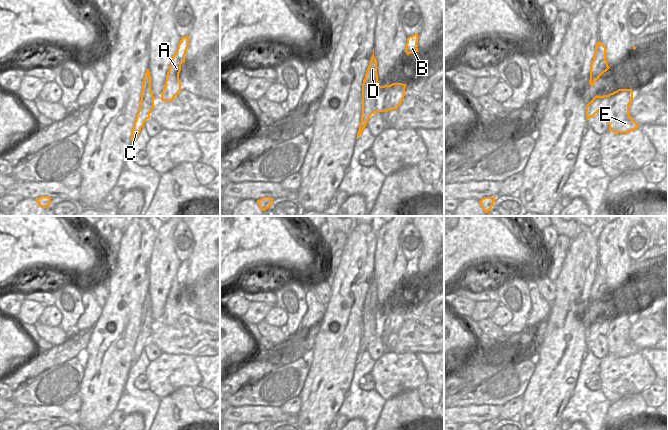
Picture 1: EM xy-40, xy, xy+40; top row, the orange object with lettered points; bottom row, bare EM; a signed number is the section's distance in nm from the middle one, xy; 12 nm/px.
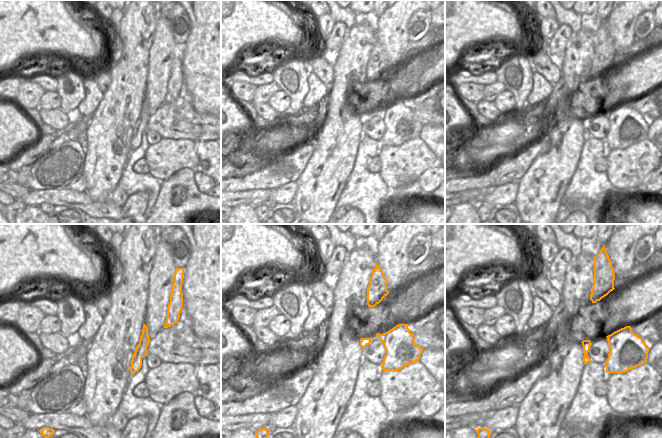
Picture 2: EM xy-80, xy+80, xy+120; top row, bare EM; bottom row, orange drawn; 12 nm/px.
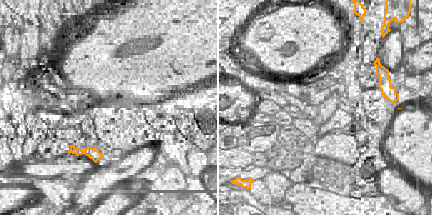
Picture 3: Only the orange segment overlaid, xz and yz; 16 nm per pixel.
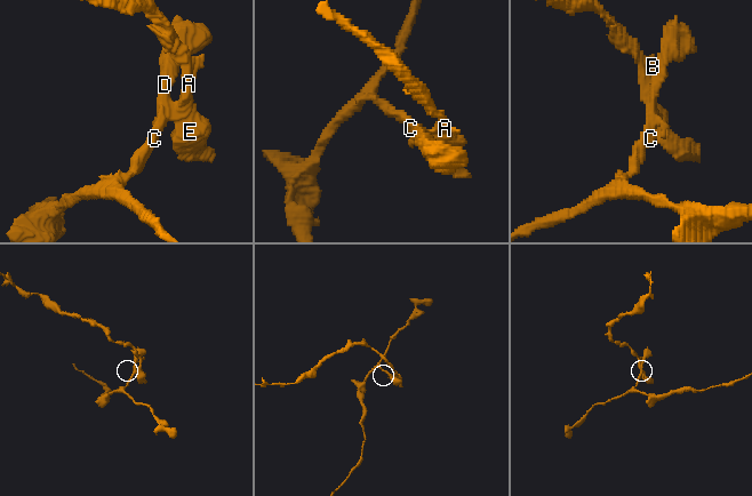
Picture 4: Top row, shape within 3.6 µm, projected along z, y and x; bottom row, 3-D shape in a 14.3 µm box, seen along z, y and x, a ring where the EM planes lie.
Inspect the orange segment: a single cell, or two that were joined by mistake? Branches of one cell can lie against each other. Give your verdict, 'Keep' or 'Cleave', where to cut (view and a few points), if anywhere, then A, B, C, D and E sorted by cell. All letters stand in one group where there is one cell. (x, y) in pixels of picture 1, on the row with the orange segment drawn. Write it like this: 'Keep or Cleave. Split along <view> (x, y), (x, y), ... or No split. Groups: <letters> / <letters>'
Cleave. Split along xy (382, 86), (385, 91), (383, 111). Groups: A B E / C D.

